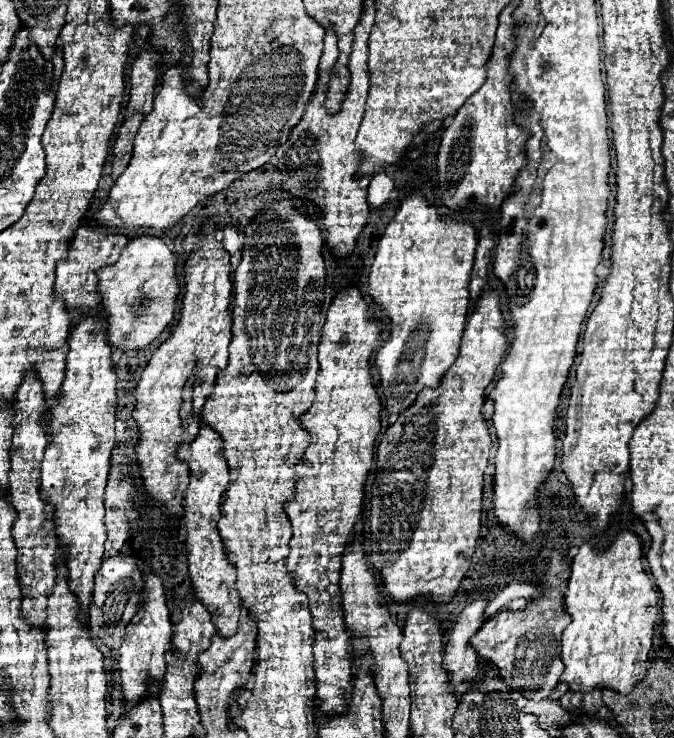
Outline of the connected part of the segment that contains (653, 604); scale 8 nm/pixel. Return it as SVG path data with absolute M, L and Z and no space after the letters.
M620 530L608 548L584 542L572 560L572 574L568 590L564 594L564 608L572 616L572 622L562 634L562 662L566 666L560 682L566 682L570 690L588 692L596 686L612 688L620 694L630 694L632 686L646 674L646 662L652 650L652 636L658 618L658 594L650 576L642 564L642 542L630 530Z

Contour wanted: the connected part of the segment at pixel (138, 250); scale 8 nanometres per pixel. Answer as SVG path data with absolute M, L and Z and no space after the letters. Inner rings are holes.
M136 234L128 240L116 264L98 270L98 290L108 314L108 342L122 350L148 346L172 322L180 284L176 276L176 256L166 242L154 234Z

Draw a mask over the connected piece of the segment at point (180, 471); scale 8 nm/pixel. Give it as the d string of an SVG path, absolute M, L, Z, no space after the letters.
M206 220L198 234L198 248L192 250L186 262L186 294L182 298L182 314L170 338L166 338L158 350L152 354L142 378L136 386L136 408L134 420L140 428L140 442L136 446L136 456L140 462L140 476L144 478L146 490L168 506L170 516L182 514L182 496L188 486L188 466L178 460L178 444L192 440L202 422L201 413L193 413L187 420L188 430L182 430L180 406L182 392L188 380L194 384L212 386L216 372L228 364L228 344L232 338L232 282L230 282L230 254L216 240L218 226Z

